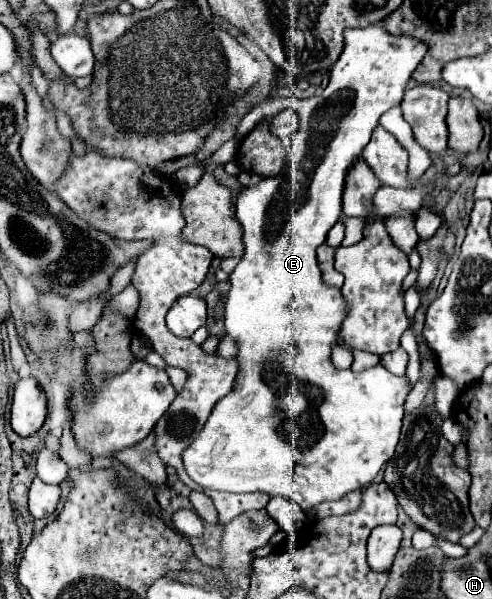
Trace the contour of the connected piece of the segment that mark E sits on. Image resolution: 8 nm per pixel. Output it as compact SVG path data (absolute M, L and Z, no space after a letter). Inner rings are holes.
M380 25L366 29L346 31L346 47L338 63L330 71L330 83L320 97L294 99L294 97L268 97L250 111L280 113L286 107L296 109L300 129L292 135L288 147L288 167L278 175L260 181L258 185L244 187L236 199L236 217L244 229L244 255L230 275L230 291L224 311L226 333L238 343L238 375L232 391L218 399L202 431L184 453L184 469L192 481L204 489L218 489L228 493L254 493L284 495L294 501L302 511L316 507L322 501L342 499L346 493L356 491L374 481L384 463L394 455L402 417L404 399L408 395L408 379L390 375L380 365L354 373L352 369L336 369L330 361L330 349L336 345L336 331L344 319L346 303L340 289L326 287L320 279L316 261L316 247L326 241L326 233L338 223L342 215L342 189L346 169L356 161L378 119L396 107L406 91L406 85L428 53L428 45L410 35L390 35ZM266 371L292 373L306 385L320 387L320 425L322 433L308 447L296 449L282 433L282 407L272 389L274 379L264 379Z

